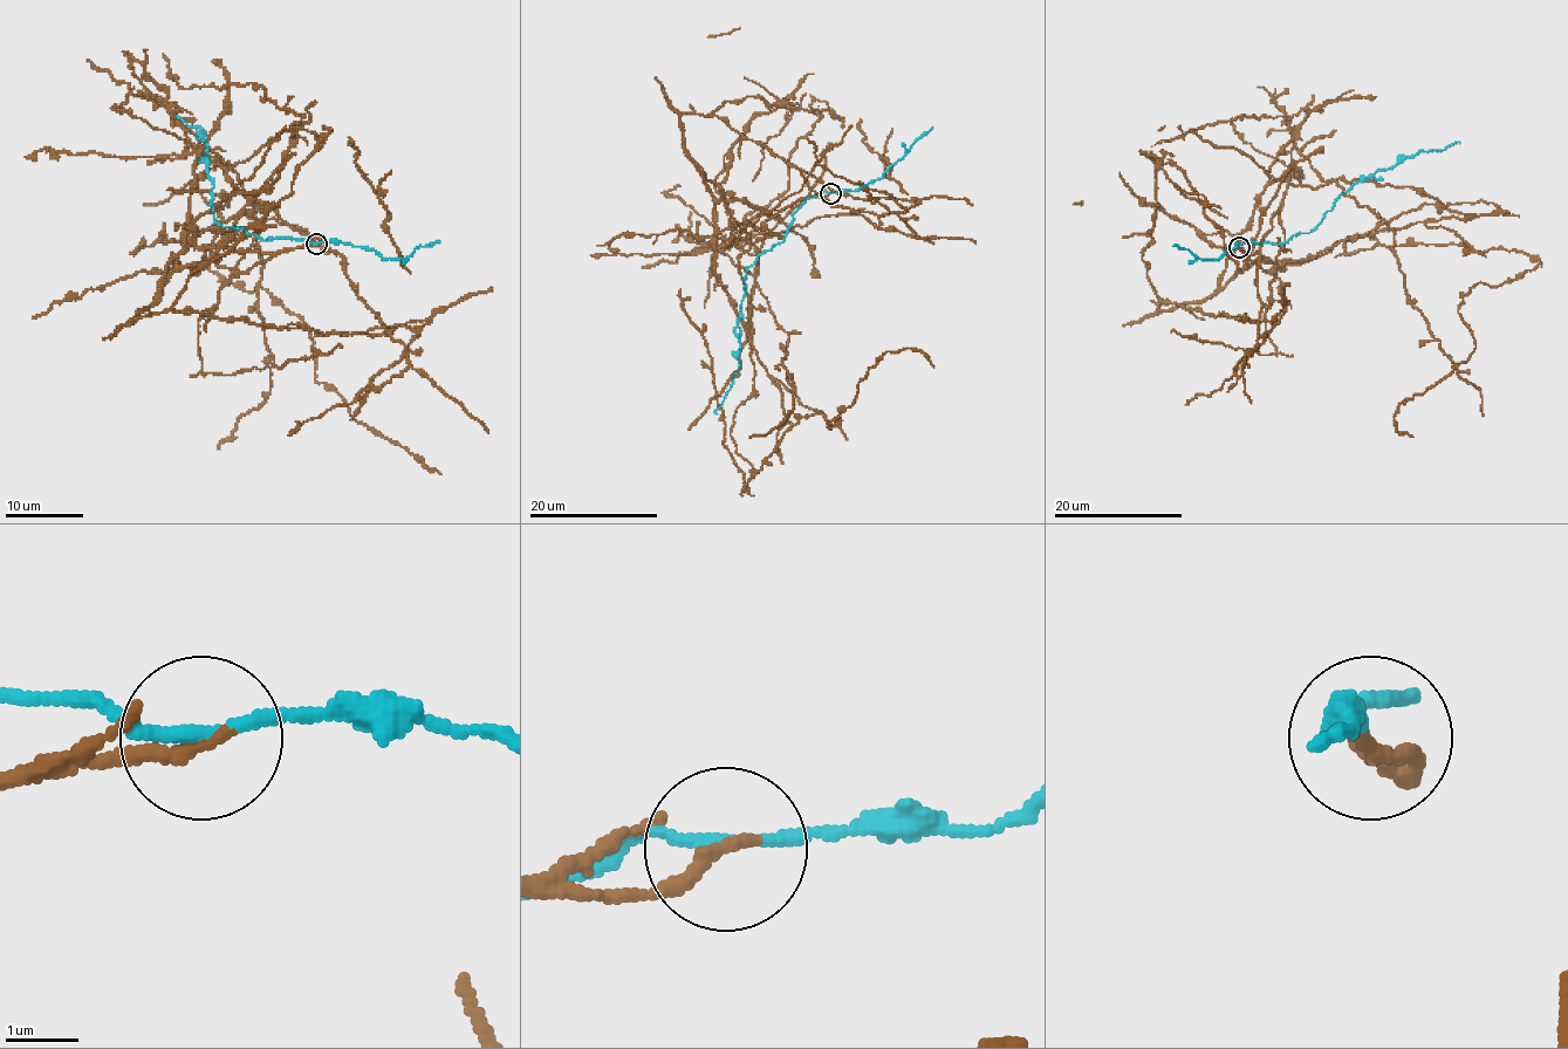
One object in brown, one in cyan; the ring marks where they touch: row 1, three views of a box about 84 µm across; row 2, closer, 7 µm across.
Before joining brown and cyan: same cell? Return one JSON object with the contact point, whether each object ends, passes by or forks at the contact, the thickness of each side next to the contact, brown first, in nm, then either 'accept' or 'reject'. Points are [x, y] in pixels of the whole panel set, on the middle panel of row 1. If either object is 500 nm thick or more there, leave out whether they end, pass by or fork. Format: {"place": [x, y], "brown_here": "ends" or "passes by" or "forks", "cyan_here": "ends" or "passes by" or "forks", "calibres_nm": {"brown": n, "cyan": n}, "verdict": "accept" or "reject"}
{"place": [830, 193], "brown_here": "ends", "cyan_here": "passes by", "calibres_nm": {"brown": 240, "cyan": 160}, "verdict": "reject"}

